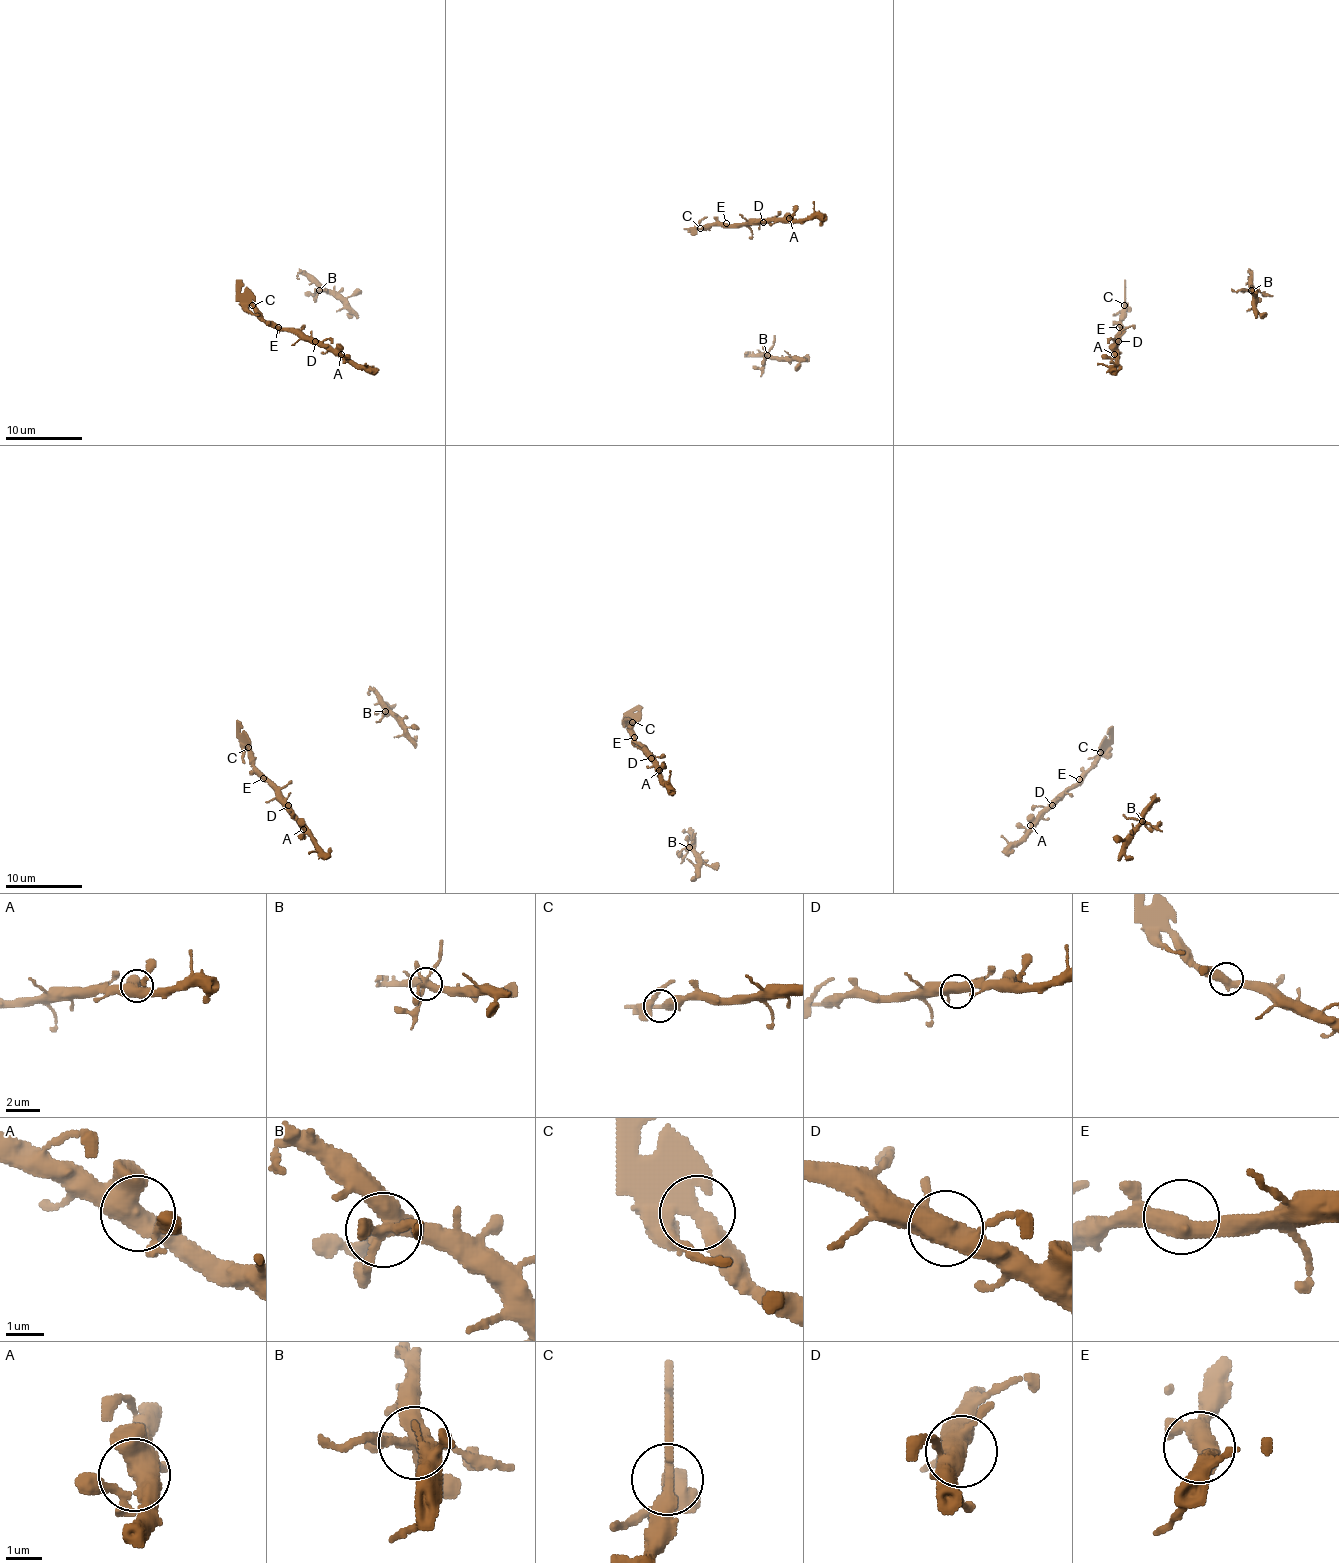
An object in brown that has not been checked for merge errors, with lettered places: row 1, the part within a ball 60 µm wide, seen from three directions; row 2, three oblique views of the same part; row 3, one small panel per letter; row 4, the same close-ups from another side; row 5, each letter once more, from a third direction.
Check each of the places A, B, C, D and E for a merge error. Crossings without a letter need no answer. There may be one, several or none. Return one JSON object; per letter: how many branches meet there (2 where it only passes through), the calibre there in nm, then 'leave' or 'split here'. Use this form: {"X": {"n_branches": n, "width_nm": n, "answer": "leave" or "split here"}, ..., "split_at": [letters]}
{"A": {"n_branches": 5, "width_nm": 480, "answer": "leave"}, "B": {"n_branches": 6, "width_nm": 400, "answer": "split here"}, "C": {"n_branches": 2, "width_nm": 400, "answer": "split here"}, "D": {"n_branches": 4, "width_nm": 460, "answer": "leave"}, "E": {"n_branches": 2, "width_nm": 480, "answer": "leave"}, "split_at": ["B", "C"]}

